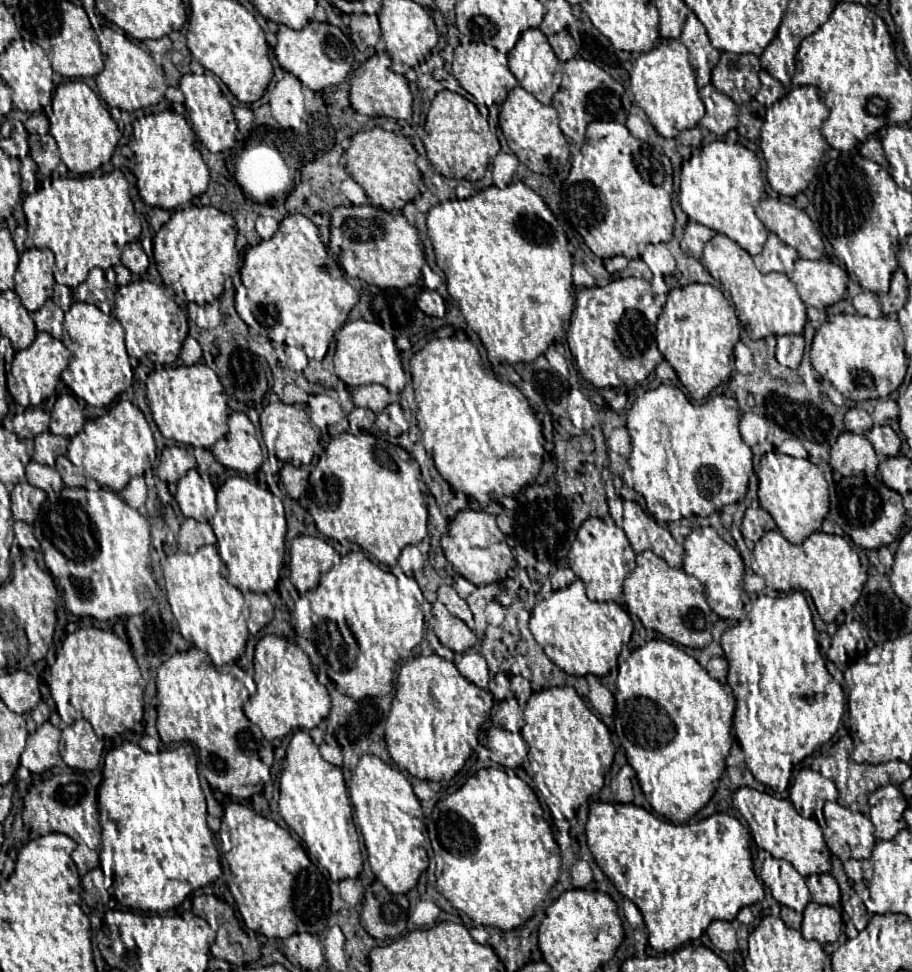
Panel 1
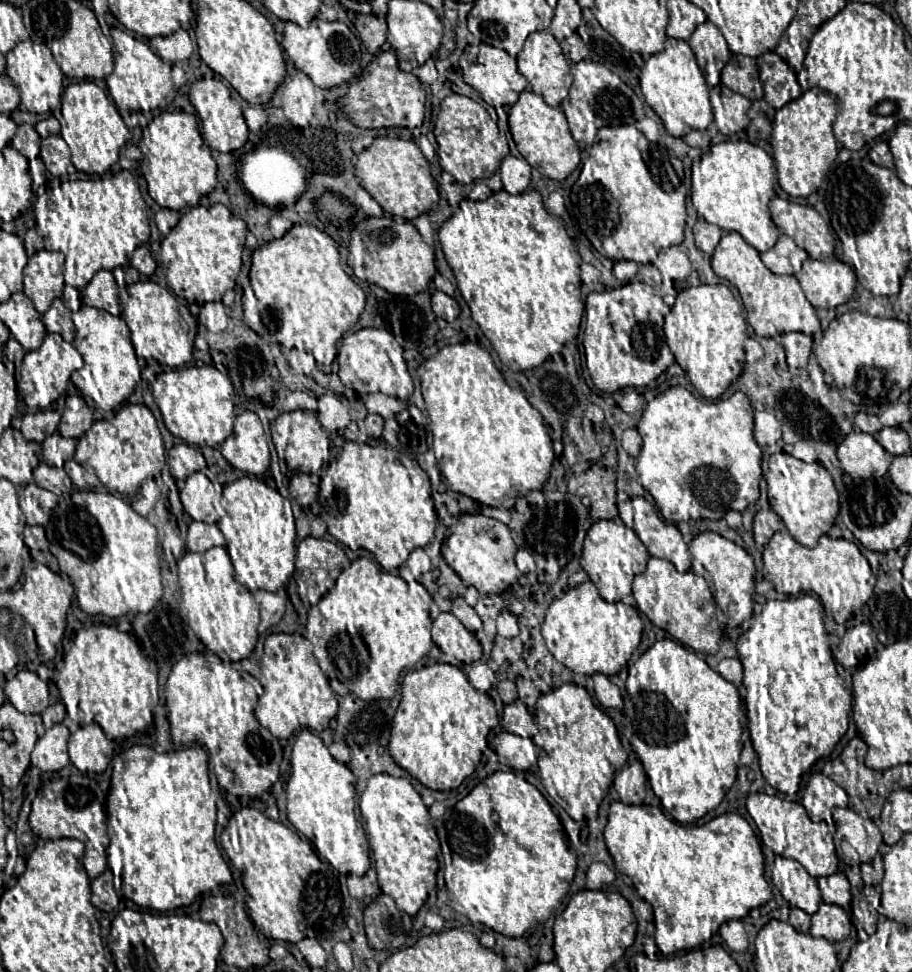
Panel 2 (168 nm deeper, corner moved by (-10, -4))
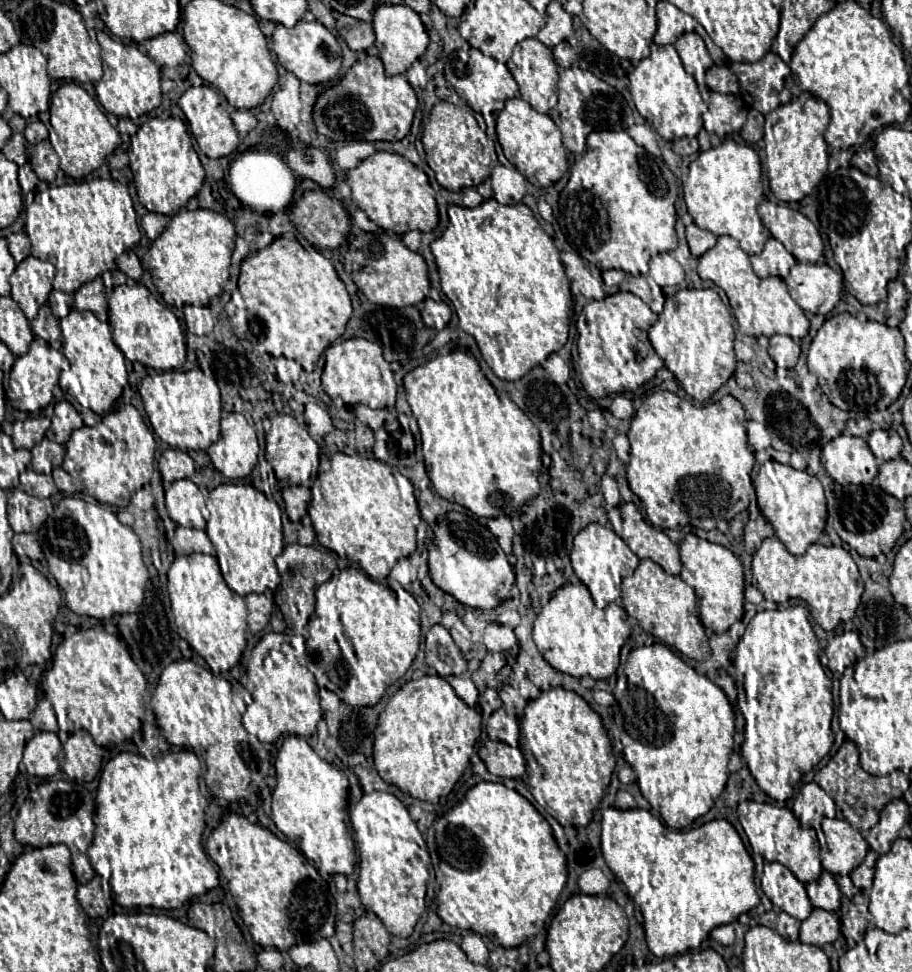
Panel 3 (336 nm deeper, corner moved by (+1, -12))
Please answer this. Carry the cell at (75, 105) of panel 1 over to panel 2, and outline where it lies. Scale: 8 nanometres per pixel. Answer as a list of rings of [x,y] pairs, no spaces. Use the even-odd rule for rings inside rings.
[[[89,80],[67,86],[61,98],[61,113],[65,118],[65,125],[61,125],[61,136],[69,144],[71,160],[79,172],[85,174],[107,172],[119,160],[121,146],[132,138],[130,130],[123,124],[117,112],[117,106],[97,84]]]

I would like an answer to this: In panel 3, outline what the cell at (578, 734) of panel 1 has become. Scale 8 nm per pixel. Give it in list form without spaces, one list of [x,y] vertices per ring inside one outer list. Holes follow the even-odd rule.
[[[560,686],[528,702],[520,720],[528,784],[539,805],[564,828],[584,828],[604,796],[616,758],[602,718],[576,692]]]

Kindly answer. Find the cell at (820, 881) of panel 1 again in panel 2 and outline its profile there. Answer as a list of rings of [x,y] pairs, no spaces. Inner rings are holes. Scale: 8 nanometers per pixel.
[[[835,872],[827,878],[819,878],[819,890],[821,890],[823,902],[827,904],[837,904],[841,908],[847,908],[851,902],[849,882],[843,872]]]

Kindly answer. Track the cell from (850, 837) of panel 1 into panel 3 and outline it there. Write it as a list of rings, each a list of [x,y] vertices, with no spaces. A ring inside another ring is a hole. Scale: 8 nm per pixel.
[[[824,818],[822,830],[828,848],[828,852],[822,854],[824,870],[832,874],[850,874],[856,866],[862,864],[868,852],[868,842],[856,828],[838,818]]]

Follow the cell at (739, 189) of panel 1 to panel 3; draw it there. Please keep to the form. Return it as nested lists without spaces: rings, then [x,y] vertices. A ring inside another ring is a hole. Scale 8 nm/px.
[[[724,140],[720,146],[710,148],[706,152],[700,152],[696,160],[690,162],[688,172],[682,178],[682,190],[684,190],[684,202],[688,208],[688,214],[694,218],[694,222],[704,228],[710,230],[716,236],[728,234],[732,238],[736,238],[742,246],[742,250],[746,254],[760,254],[760,250],[764,248],[766,240],[770,238],[768,228],[762,224],[756,208],[762,202],[762,166],[760,166],[760,158],[758,154],[744,144],[736,144],[734,140]],[[714,178],[714,198],[710,198],[710,180]]]

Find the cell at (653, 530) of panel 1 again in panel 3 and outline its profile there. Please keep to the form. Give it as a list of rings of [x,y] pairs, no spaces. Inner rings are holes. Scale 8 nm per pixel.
[[[632,502],[612,508],[608,511],[608,519],[614,532],[638,558],[650,558],[668,574],[680,574],[682,562],[678,544],[674,544],[660,528],[648,524]]]

